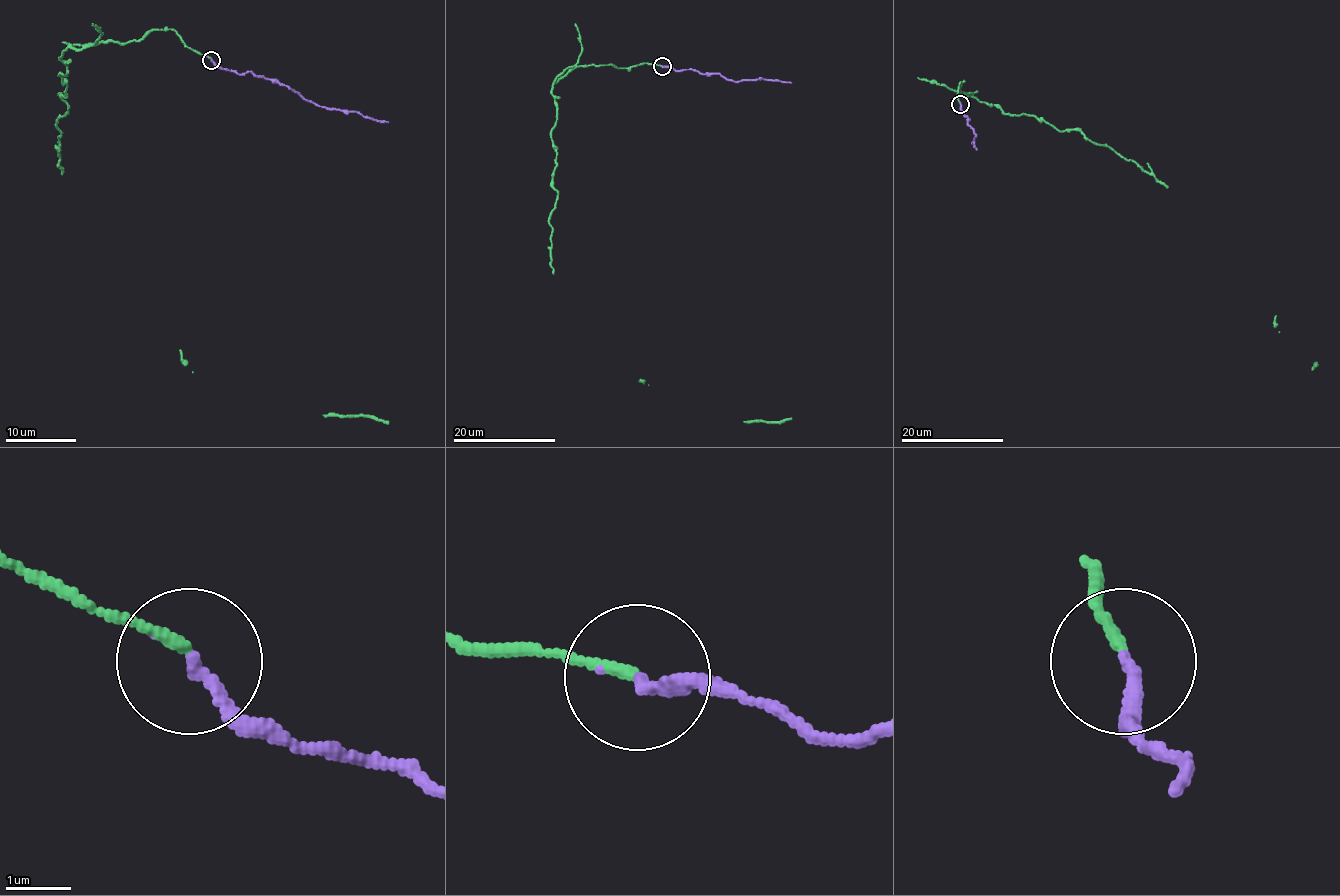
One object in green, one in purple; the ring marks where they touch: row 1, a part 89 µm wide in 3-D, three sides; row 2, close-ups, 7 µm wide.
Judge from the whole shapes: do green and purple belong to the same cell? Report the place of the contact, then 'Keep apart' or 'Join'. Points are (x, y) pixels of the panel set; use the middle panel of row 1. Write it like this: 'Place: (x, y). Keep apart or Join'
Place: (662, 66). Join

